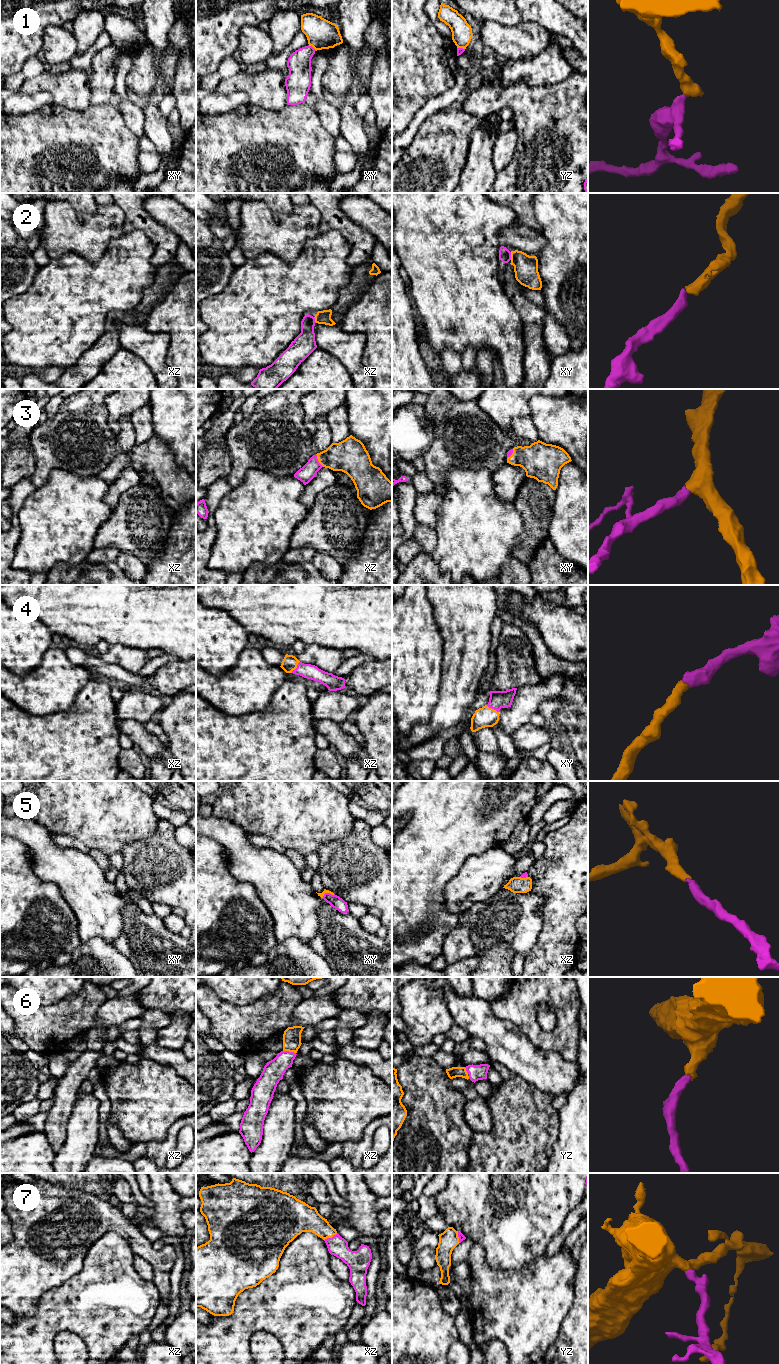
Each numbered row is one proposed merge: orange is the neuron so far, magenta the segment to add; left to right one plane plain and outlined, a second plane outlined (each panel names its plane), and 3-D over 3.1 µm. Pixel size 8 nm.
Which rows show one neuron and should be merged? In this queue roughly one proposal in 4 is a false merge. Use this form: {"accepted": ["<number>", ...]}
{"accepted": ["2", "3", "4", "5", "6", "7"]}

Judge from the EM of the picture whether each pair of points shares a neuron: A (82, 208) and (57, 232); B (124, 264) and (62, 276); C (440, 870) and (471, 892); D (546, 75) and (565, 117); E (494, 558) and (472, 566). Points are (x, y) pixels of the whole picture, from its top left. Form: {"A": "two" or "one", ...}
{"A": "two", "B": "one", "C": "two", "D": "two", "E": "one"}

